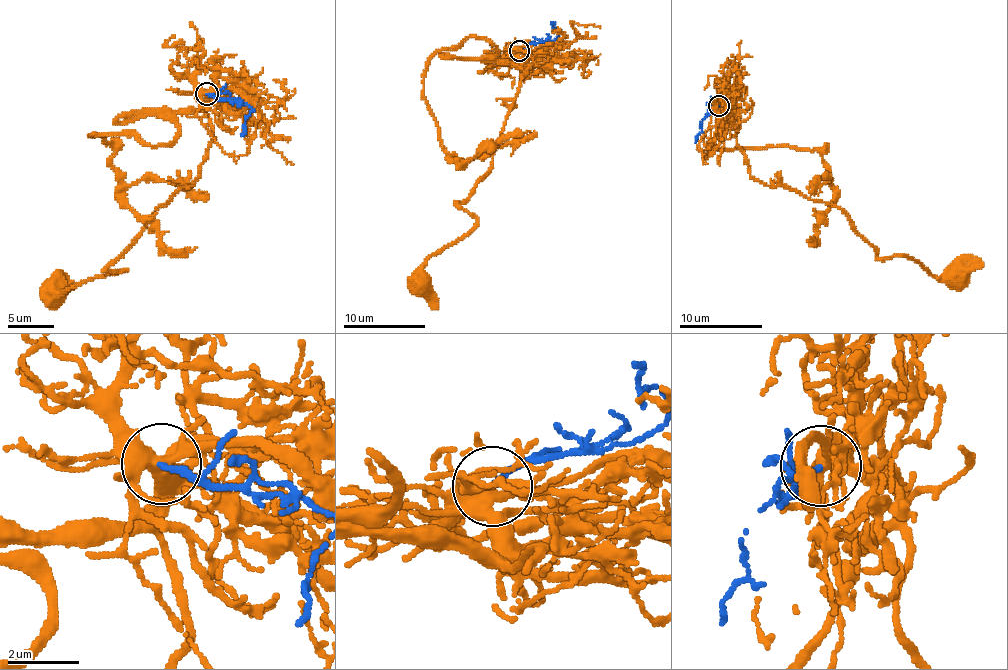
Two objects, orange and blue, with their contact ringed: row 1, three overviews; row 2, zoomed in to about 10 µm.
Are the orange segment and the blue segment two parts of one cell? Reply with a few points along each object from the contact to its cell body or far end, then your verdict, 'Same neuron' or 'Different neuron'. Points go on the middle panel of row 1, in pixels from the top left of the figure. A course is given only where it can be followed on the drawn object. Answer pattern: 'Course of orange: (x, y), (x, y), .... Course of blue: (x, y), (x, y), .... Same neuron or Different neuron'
Course of orange: (519, 51), (519, 67), (530, 64), (493, 168), (458, 203), (476, 224), (427, 261), (422, 273), (438, 309). Course of blue: (519, 51), (527, 45), (552, 40), (559, 34), (551, 22). Same neuron

